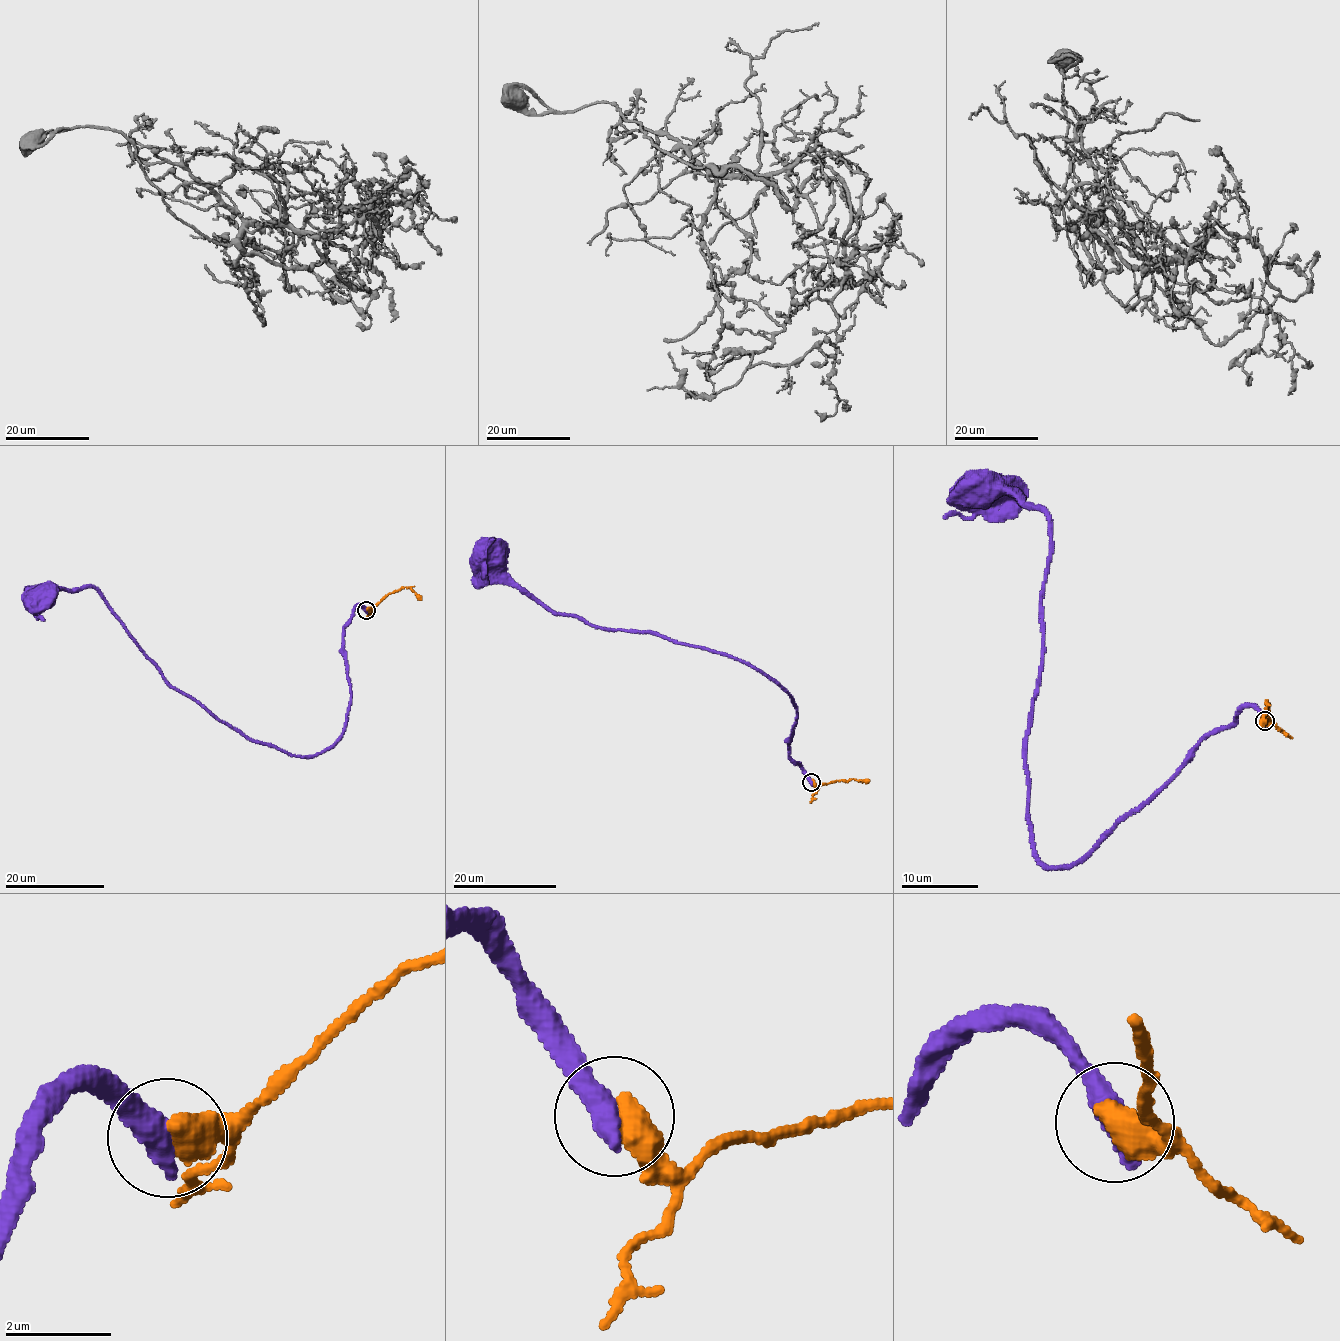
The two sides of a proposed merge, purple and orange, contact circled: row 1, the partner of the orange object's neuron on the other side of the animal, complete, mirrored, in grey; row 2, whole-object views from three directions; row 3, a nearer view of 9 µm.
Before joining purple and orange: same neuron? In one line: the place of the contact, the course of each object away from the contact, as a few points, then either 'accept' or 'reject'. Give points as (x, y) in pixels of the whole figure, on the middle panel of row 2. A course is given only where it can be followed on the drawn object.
at (811, 782); purple runs (812, 782), (789, 758), (792, 696), (760, 672), (719, 652), (607, 629), (545, 608), (489, 553); orange runs (812, 782), (820, 787), (836, 781), (869, 780); reject

